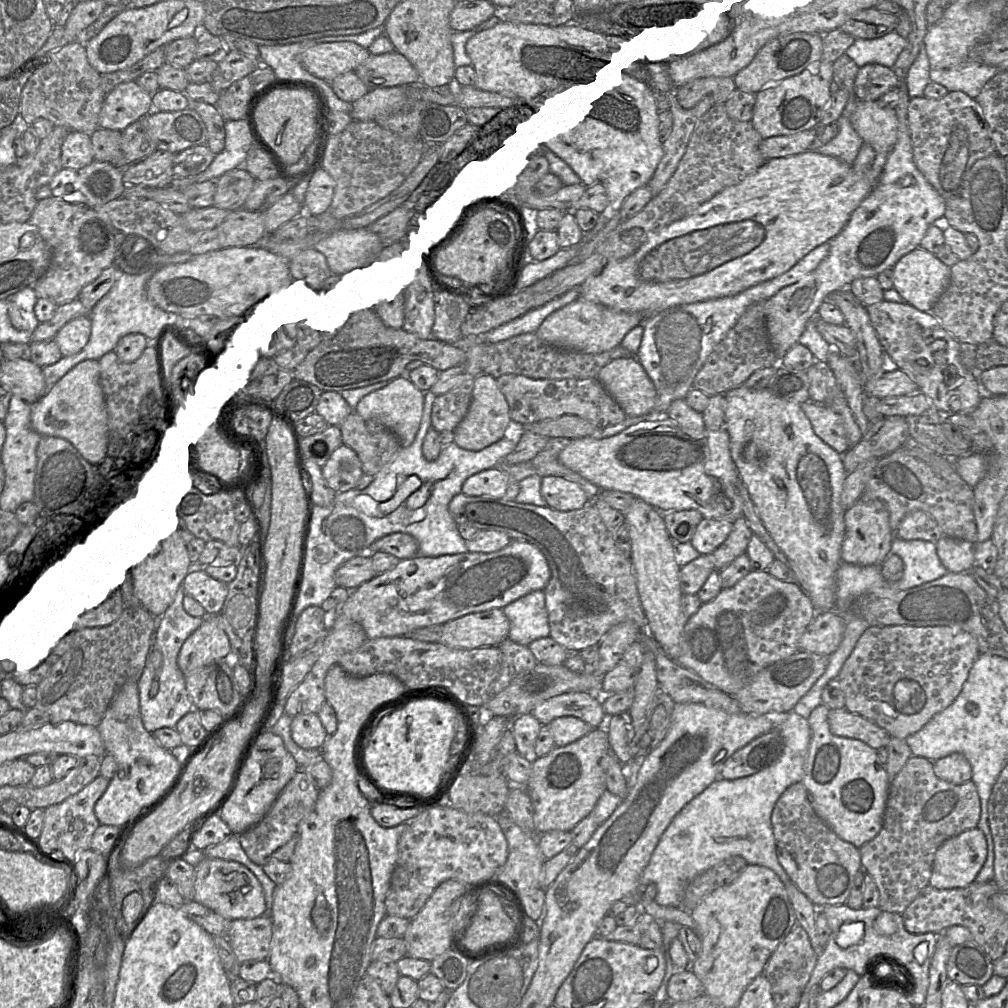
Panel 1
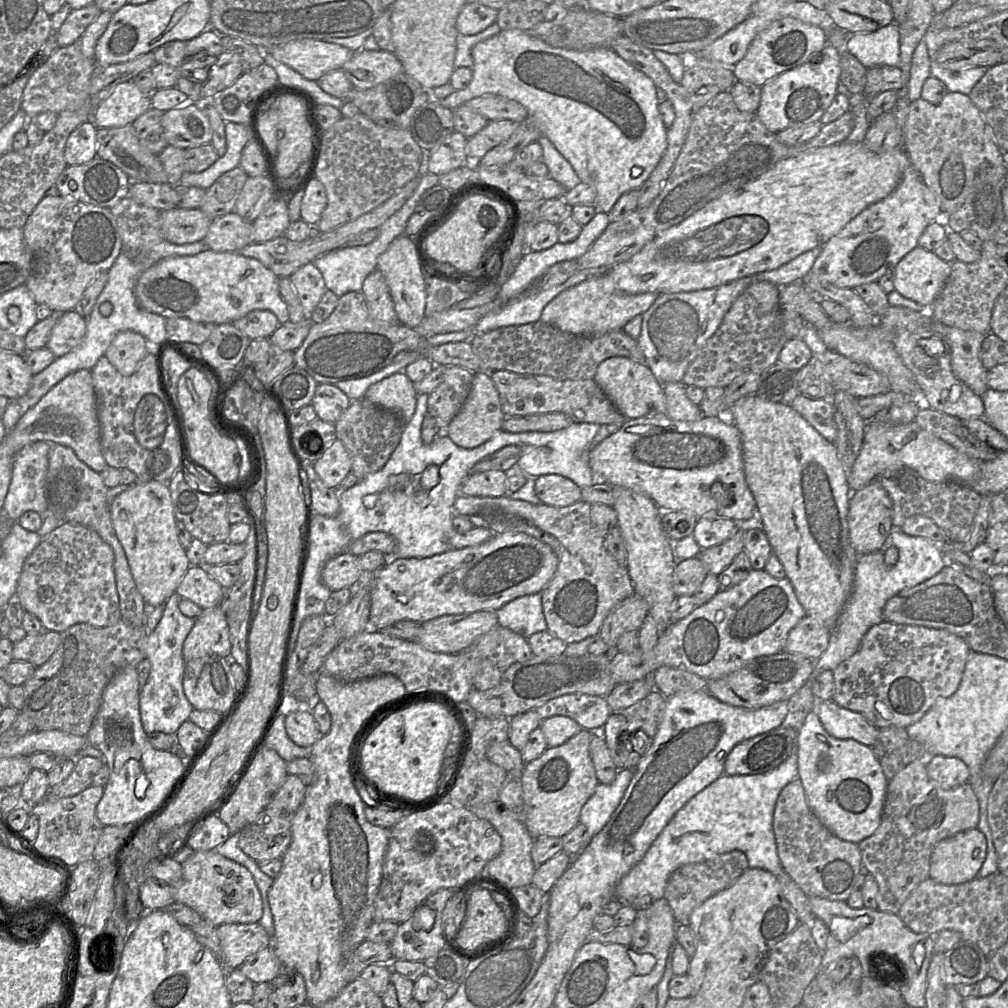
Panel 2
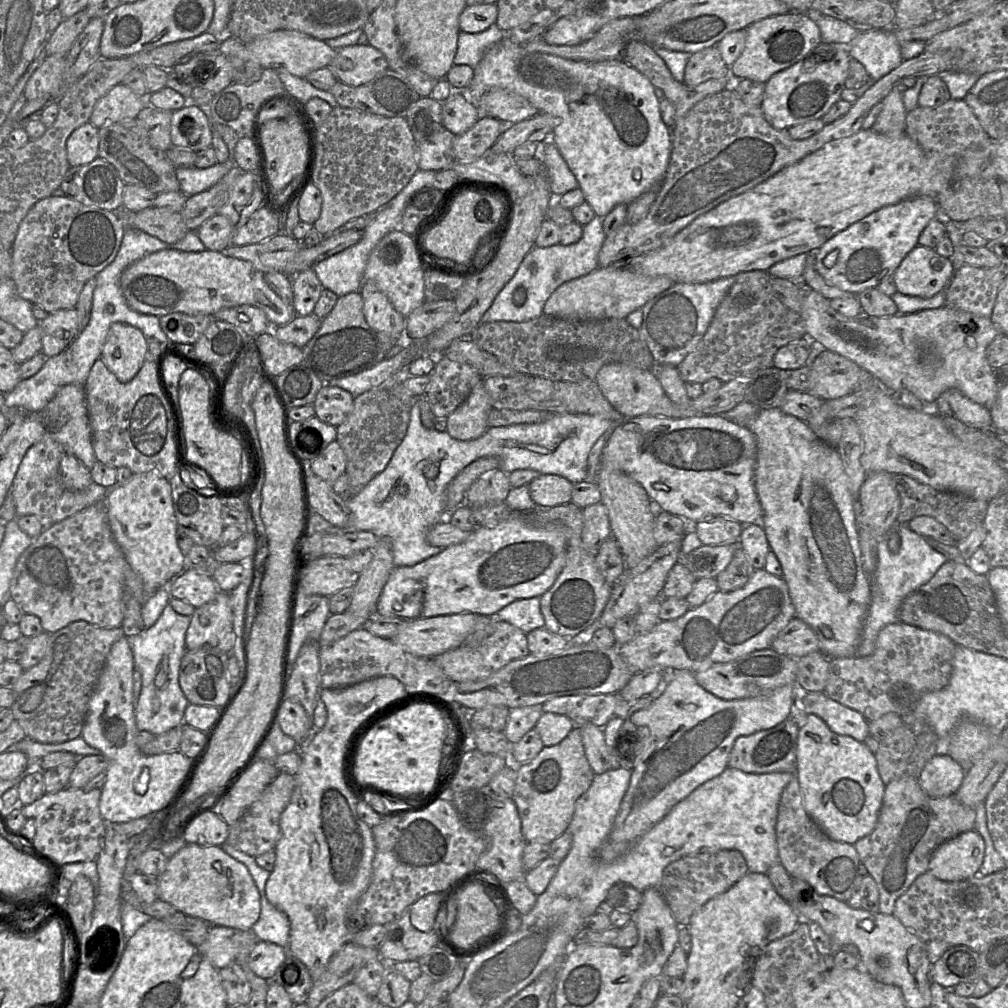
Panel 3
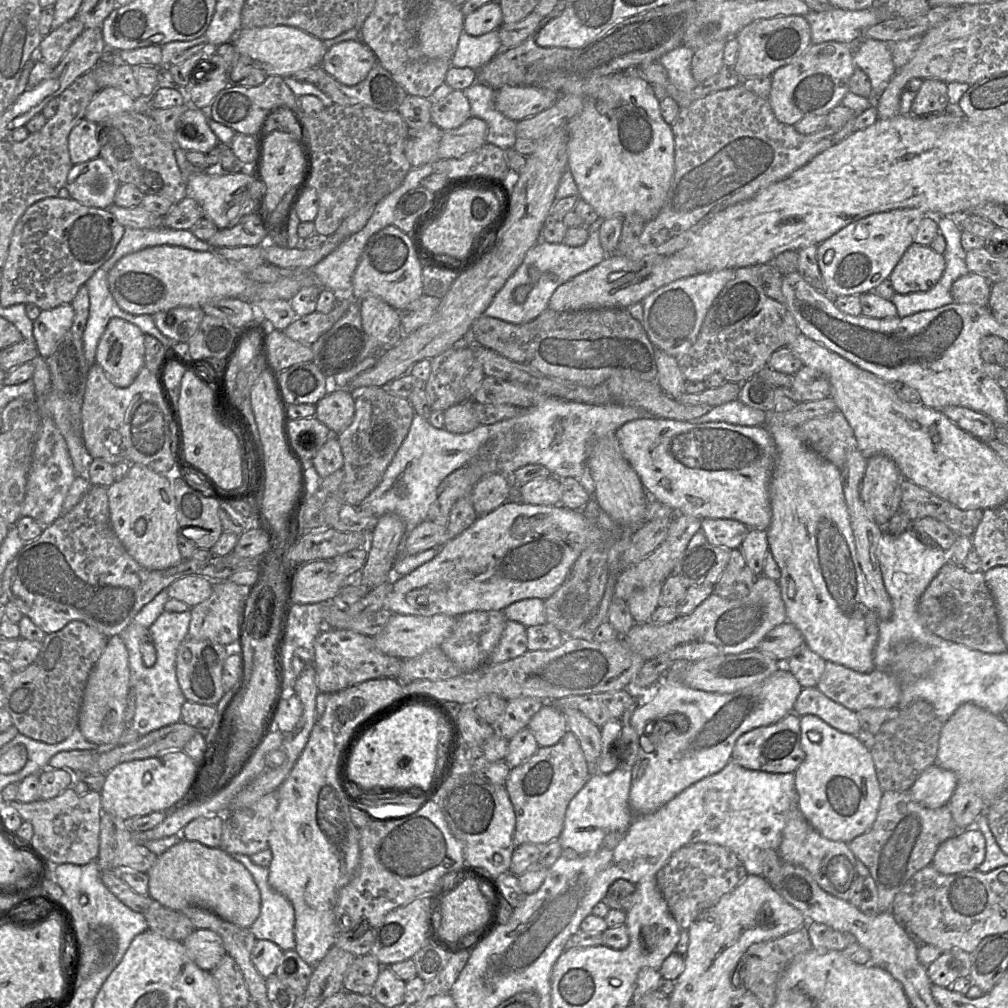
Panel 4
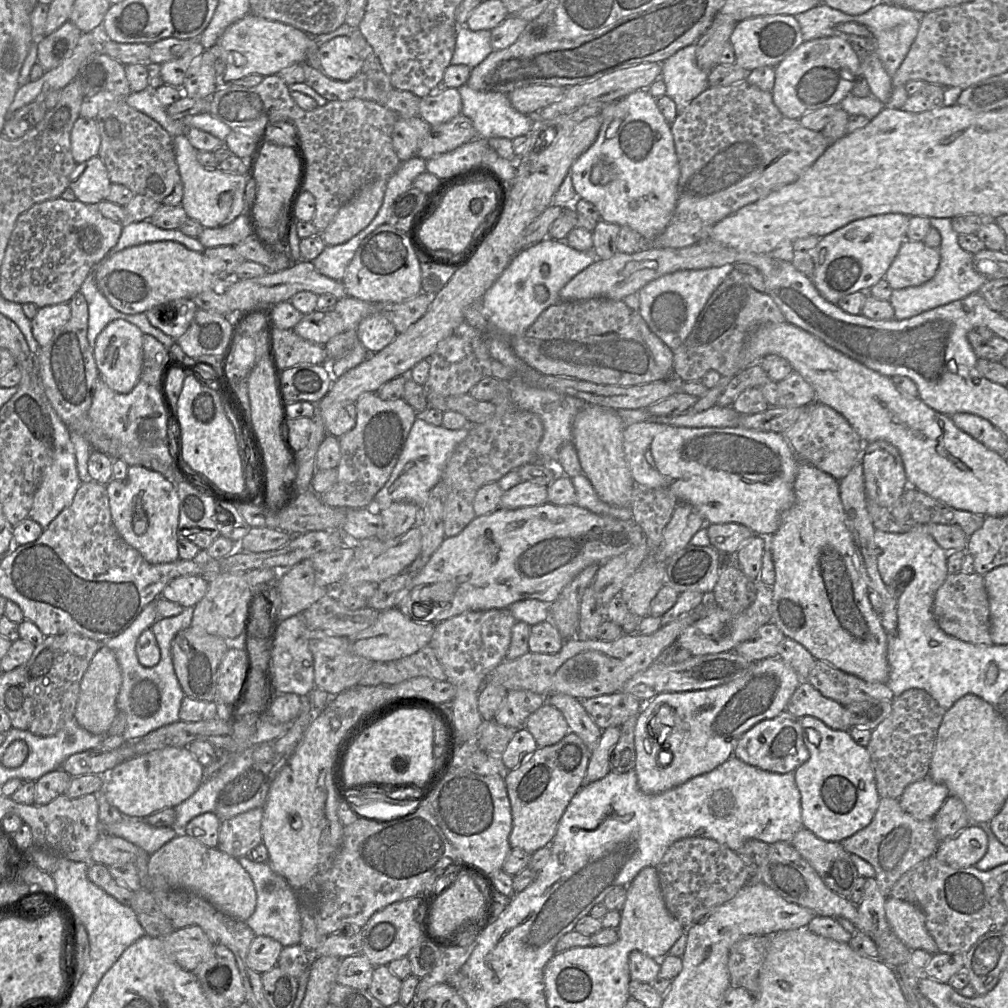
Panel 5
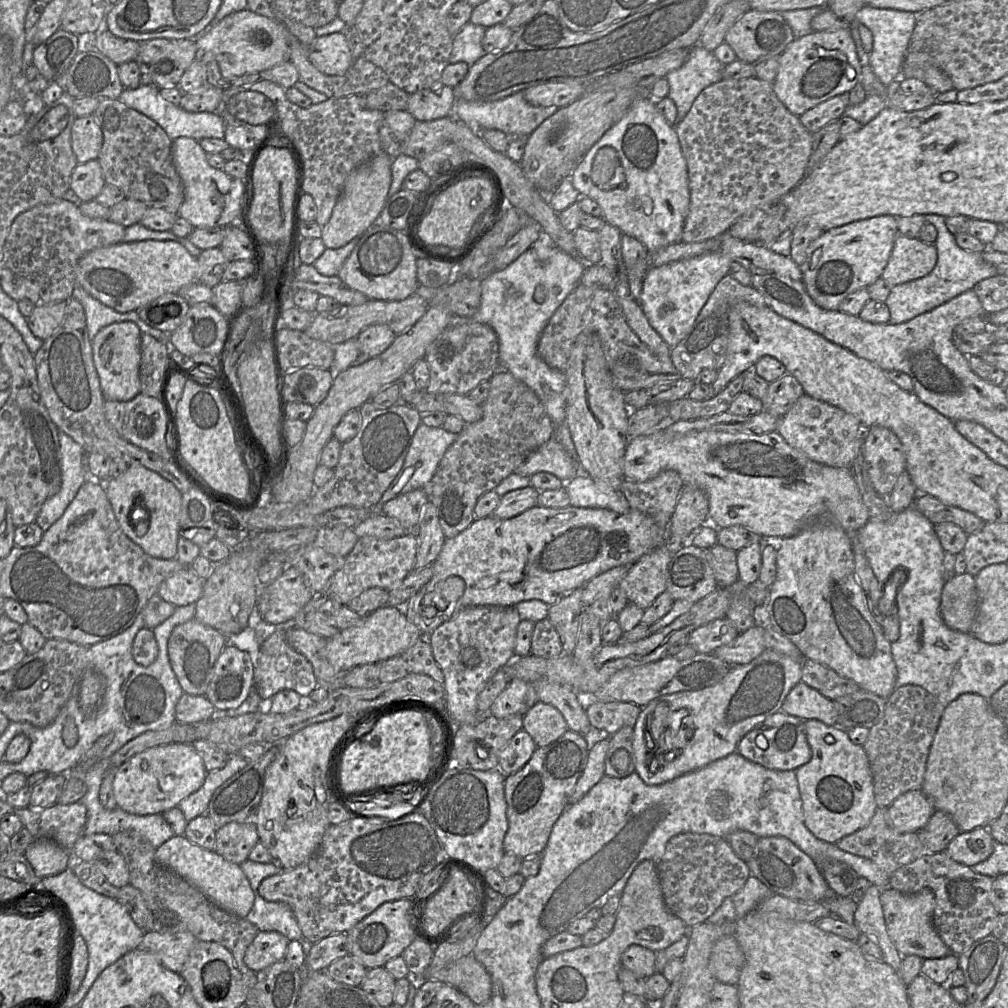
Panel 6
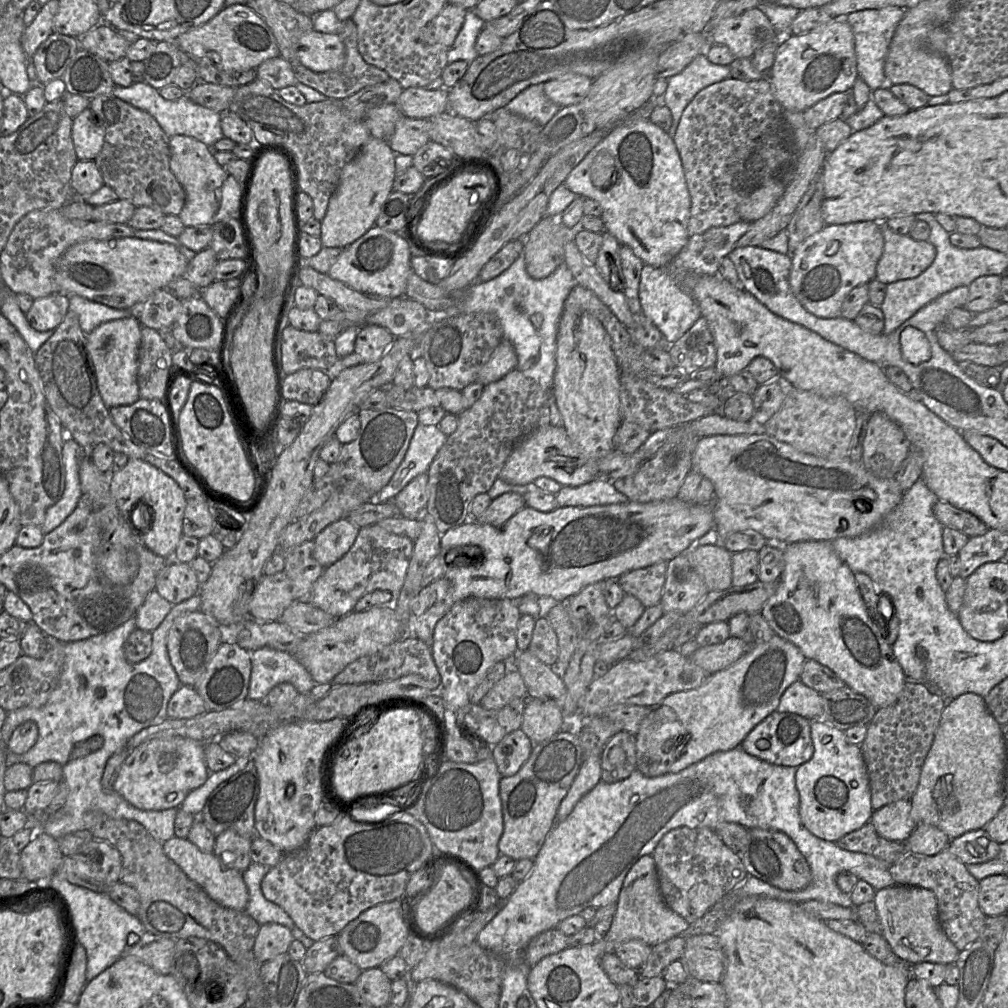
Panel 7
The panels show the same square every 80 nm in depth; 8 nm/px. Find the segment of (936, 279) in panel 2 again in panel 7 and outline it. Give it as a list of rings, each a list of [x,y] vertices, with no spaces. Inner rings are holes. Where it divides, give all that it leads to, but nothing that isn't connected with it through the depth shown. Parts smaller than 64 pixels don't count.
[[[882,223],[883,253],[877,263],[876,276],[880,282],[890,284],[915,278],[923,273],[936,258],[936,247],[928,240],[915,240],[900,235]]]

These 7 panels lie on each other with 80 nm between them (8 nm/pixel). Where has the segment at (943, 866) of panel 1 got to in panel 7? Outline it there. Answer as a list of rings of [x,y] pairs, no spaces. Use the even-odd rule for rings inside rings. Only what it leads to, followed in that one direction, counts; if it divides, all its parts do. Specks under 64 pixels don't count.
[[[978,829],[951,839],[947,848],[967,865],[994,859],[999,853],[1000,844],[995,842],[985,829]]]

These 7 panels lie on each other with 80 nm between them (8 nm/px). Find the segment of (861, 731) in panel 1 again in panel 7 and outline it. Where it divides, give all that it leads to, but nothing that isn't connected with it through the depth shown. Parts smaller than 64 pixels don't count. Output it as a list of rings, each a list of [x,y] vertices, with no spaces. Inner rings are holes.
[[[800,679],[784,691],[776,709],[778,712],[798,714],[810,721],[821,718],[823,710],[822,695],[806,686]]]

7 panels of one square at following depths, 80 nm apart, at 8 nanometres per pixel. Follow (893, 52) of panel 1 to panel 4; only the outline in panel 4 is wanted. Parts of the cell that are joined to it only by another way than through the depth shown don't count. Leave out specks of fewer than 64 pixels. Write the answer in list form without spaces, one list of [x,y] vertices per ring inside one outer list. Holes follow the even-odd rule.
[[[864,38],[859,49],[853,54],[853,60],[855,66],[860,67],[869,77],[876,100],[898,70],[893,63],[889,43]]]

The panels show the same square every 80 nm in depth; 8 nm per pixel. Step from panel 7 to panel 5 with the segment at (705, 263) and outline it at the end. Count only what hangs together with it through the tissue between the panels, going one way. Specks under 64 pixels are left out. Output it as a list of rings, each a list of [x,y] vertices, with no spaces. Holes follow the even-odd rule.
[[[728,263],[719,267],[679,270],[663,275],[638,292],[639,312],[650,330],[674,352],[690,334],[713,292],[733,269],[734,265]]]

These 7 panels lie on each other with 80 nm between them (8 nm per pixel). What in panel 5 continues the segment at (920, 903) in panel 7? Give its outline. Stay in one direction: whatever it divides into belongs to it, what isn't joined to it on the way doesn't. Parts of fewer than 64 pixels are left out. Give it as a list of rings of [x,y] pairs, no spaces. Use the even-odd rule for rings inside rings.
[[[886,898],[885,914],[895,935],[911,950],[922,949],[932,955],[939,953],[938,946],[925,925],[925,915],[915,904]]]

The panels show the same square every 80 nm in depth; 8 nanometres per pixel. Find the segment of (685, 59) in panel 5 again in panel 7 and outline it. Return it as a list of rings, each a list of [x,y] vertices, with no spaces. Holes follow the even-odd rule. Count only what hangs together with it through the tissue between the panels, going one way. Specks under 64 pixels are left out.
[[[701,53],[696,56],[680,73],[668,78],[668,87],[661,98],[661,101],[670,109],[673,116],[672,126],[668,131],[668,134],[673,139],[685,108],[696,94],[702,89],[729,77],[731,77],[729,65],[714,64],[707,58],[706,53]]]

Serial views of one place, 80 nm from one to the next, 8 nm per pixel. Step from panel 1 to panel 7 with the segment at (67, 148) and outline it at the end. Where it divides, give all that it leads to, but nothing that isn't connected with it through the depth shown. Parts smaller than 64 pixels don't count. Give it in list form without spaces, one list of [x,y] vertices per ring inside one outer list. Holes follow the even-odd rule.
[[[89,108],[72,122],[72,141],[78,160],[94,160],[102,149],[105,129]]]

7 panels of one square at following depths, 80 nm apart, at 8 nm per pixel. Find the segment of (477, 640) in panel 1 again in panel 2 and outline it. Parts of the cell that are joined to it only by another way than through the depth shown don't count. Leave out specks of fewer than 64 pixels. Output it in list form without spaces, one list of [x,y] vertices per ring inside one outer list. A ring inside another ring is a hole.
[[[496,611],[443,615],[422,623],[417,642],[432,652],[459,653],[498,624]]]

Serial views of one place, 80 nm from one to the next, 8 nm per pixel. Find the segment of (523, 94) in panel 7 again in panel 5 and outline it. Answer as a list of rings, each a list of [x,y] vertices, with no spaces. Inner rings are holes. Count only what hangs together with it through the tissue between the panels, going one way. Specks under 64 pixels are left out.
[[[466,84],[458,91],[462,100],[461,114],[472,121],[478,137],[513,140],[531,131],[535,118],[518,112],[507,94],[477,91]]]

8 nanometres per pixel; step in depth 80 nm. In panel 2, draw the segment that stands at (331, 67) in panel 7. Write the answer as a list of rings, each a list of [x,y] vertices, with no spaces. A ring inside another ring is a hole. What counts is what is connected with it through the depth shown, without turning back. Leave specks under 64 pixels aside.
[[[361,49],[341,68],[354,88],[370,89],[404,72],[395,53]]]

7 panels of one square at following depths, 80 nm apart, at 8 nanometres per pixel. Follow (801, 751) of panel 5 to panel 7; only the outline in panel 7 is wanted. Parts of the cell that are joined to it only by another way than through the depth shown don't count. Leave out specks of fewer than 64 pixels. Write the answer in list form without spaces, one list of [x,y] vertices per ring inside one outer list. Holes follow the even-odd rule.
[[[774,711],[747,734],[740,746],[749,755],[768,763],[798,767],[809,761],[814,753],[810,725],[810,720],[798,714]],[[761,738],[770,742],[770,747],[767,750],[761,750],[757,747],[756,742]]]

